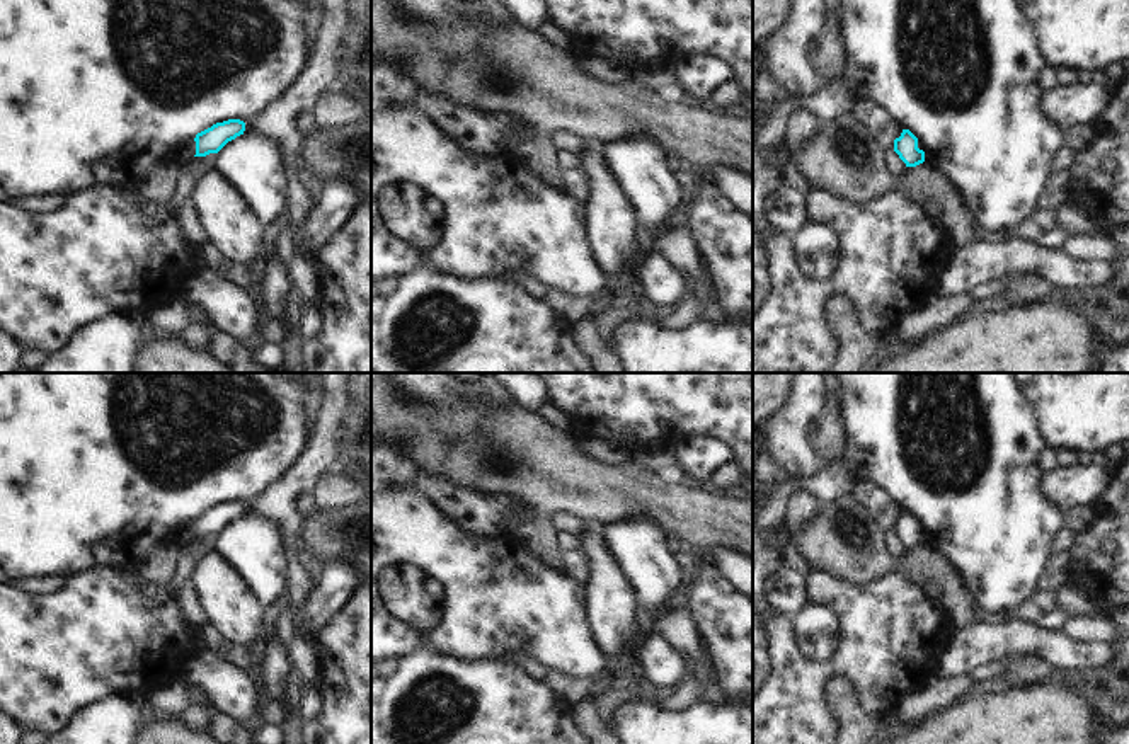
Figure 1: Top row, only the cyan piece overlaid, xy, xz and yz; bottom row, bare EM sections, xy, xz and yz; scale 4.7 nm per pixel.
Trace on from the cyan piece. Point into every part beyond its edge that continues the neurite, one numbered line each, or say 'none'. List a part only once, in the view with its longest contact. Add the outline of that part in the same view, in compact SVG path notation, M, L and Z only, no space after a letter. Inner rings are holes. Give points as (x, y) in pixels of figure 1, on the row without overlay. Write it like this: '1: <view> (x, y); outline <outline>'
none

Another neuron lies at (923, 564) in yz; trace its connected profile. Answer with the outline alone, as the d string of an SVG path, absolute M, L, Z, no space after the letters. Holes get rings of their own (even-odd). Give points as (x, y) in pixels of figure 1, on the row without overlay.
M851 494L821 504L816 519L792 540L812 572L824 572L845 582L865 584L892 572L909 574L921 587L935 581L945 594L942 610L955 630L976 623L966 581L925 543L908 548L903 560L892 560L880 523Z

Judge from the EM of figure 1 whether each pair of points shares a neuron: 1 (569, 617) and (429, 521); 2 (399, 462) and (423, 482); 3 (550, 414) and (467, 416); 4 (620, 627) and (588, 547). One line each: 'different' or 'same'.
1: same
2: same
3: different
4: same

